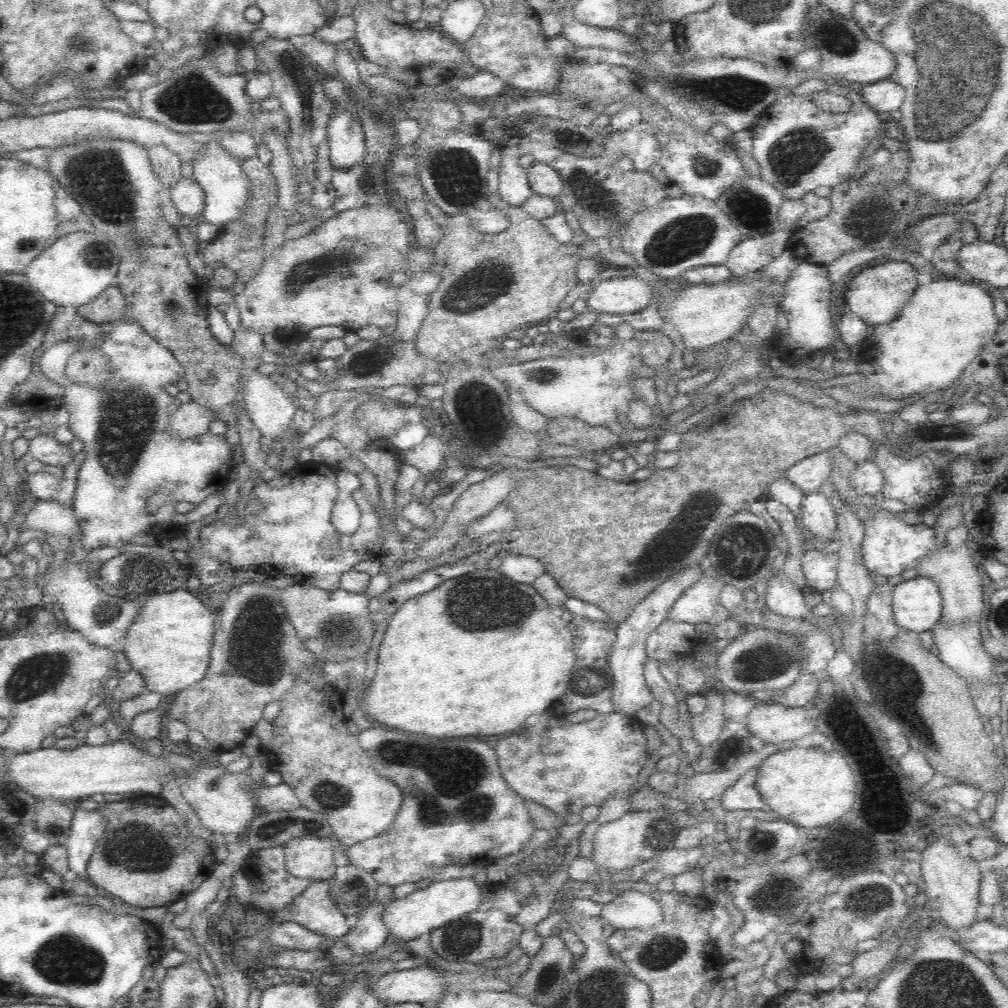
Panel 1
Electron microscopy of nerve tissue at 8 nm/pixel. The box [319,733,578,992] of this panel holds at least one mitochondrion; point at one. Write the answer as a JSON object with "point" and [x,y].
{"point":[437,798]}

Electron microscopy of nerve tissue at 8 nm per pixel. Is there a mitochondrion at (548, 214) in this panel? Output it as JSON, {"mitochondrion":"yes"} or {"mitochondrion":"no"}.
{"mitochondrion":"no"}

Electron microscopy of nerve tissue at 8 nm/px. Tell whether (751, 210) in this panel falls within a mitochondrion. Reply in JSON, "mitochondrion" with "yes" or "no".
{"mitochondrion":"yes"}

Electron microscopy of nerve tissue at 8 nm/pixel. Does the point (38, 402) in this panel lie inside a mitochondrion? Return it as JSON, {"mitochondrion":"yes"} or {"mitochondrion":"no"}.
{"mitochondrion":"no"}

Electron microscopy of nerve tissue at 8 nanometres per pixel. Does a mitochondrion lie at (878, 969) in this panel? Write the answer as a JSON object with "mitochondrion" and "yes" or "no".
{"mitochondrion":"no"}

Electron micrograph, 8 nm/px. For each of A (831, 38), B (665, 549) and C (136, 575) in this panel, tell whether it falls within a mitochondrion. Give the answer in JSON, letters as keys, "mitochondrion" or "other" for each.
{"A":"mitochondrion","B":"mitochondrion","C":"mitochondrion"}

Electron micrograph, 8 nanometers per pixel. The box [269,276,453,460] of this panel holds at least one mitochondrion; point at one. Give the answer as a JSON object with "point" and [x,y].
{"point":[372,361]}

